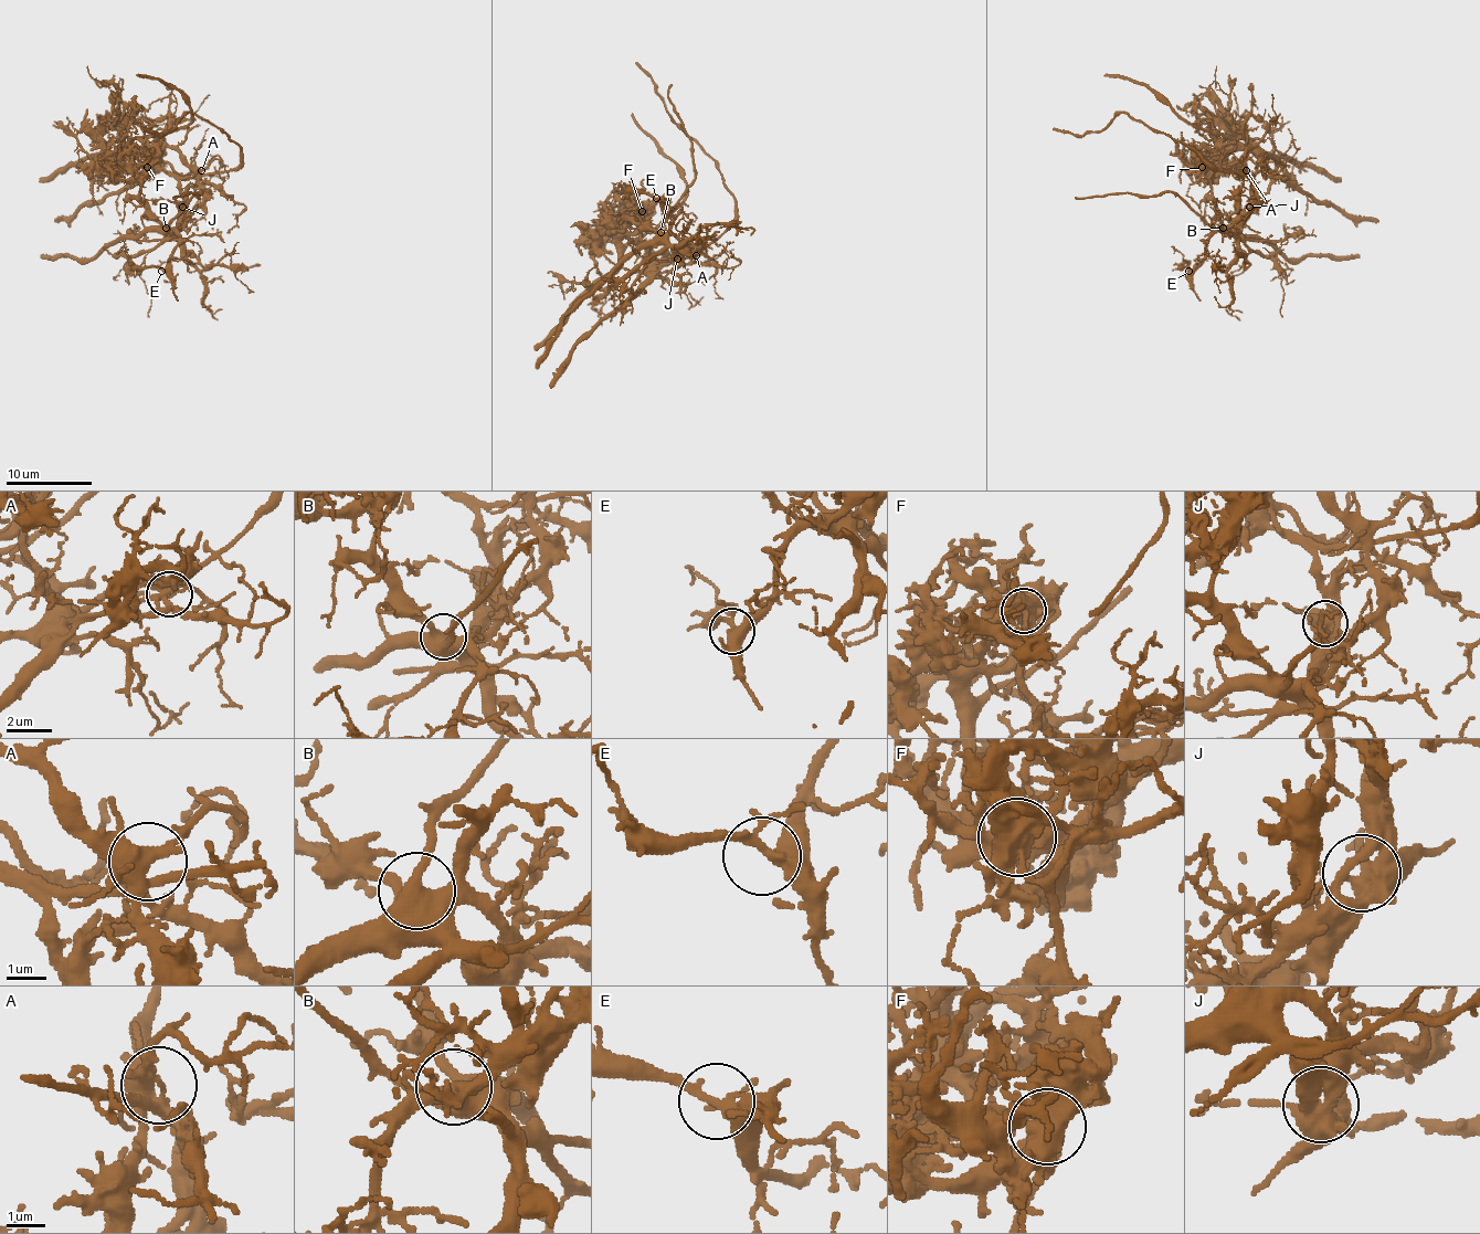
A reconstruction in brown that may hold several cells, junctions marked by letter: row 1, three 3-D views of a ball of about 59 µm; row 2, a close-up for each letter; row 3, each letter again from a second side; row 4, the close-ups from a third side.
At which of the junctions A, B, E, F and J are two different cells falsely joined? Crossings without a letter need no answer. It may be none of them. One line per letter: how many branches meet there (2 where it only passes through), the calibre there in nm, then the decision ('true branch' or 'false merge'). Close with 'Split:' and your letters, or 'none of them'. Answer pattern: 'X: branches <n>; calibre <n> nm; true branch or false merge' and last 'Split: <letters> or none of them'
A: branches 9; calibre 360 nm; false merge
B: branches 4; calibre 480 nm; true branch
E: branches 5; calibre 320 nm; true branch
F: branches 5; calibre 550 nm; false merge
J: branches 5; calibre 500 nm; false merge
Split: A, F, J

